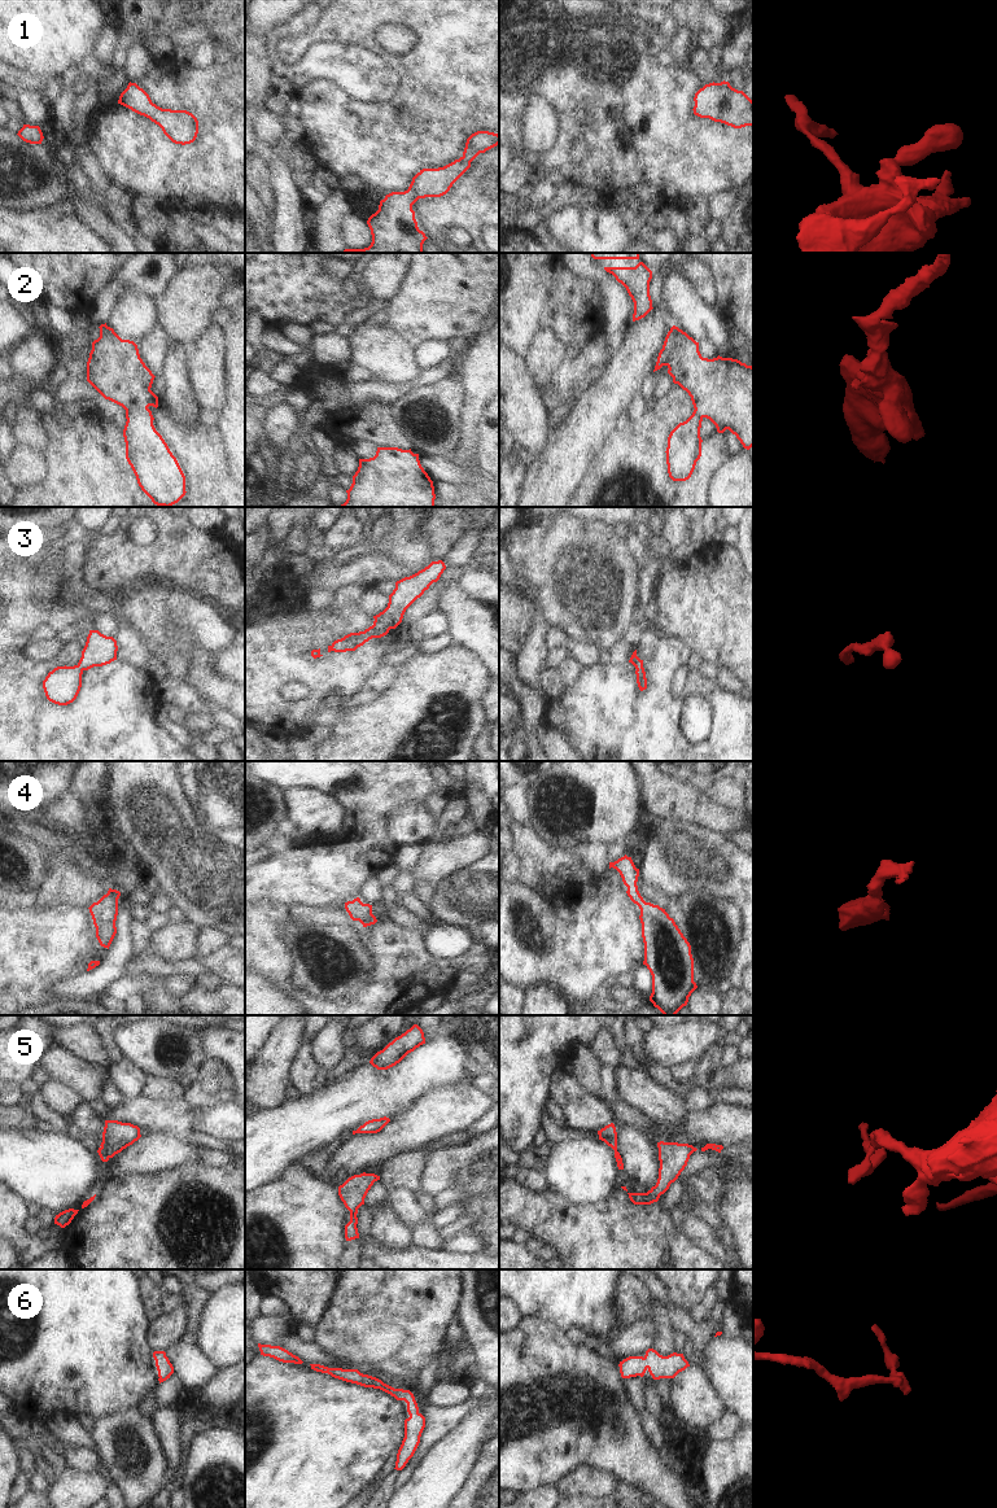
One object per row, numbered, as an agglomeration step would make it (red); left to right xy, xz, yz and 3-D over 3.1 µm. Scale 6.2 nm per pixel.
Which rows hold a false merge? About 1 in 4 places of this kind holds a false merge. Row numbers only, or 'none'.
none.

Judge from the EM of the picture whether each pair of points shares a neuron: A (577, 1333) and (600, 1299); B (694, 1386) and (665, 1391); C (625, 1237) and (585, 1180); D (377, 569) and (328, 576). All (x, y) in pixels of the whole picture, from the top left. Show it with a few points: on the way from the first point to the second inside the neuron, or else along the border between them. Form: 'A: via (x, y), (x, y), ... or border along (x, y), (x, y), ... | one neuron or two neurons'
A: border along (568, 1332), (580, 1328), (587, 1337) | two neurons
B: border along (674, 1378), (672, 1412) | two neurons
C: border along (616, 1185), (606, 1198), (597, 1202), (569, 1201) | two neurons
D: via (366, 569), (340, 576) | one neuron

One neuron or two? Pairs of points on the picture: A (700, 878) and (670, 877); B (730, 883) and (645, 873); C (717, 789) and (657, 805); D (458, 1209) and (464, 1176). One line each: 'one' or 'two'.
A: one
B: one
C: two
D: two

